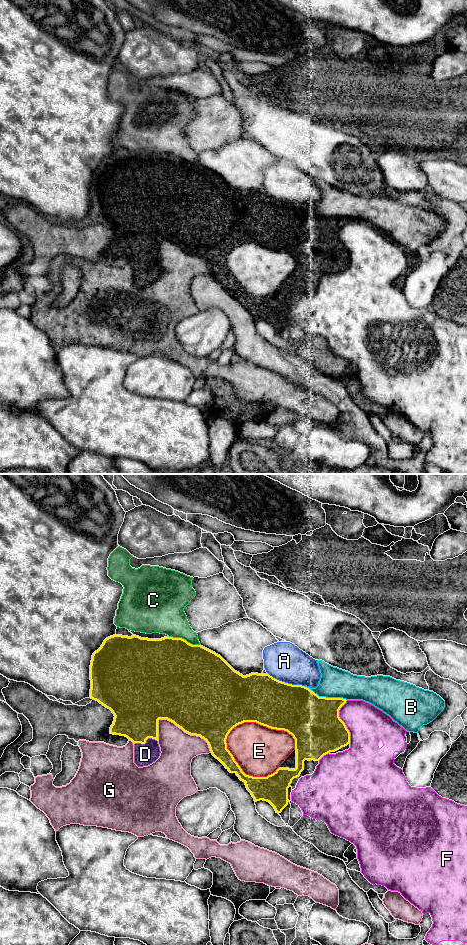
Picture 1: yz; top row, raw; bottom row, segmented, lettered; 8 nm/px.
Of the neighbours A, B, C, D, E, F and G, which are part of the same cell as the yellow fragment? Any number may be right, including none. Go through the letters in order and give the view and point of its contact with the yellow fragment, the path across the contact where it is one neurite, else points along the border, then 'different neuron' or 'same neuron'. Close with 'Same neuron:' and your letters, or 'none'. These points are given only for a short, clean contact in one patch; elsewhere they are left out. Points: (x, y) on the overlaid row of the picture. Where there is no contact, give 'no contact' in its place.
A: meets yellow in yz at (286, 683); different neuron
B: meets yellow in yz at (325, 697); different neuron
C: meets yellow in yz at (183, 639); different neuron
D: meets yellow in yz at (145, 741); runs through yz (137, 711), (137, 720), (145, 741), (145, 754); same neuron
E: meets yellow in yz at (257, 722); different neuron
F: meets yellow in yz at (342, 721); different neuron
G: meets yellow in yz at (187, 732); different neuron
Same neuron: D

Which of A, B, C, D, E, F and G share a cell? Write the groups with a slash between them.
A / B / C F / D / E / G

